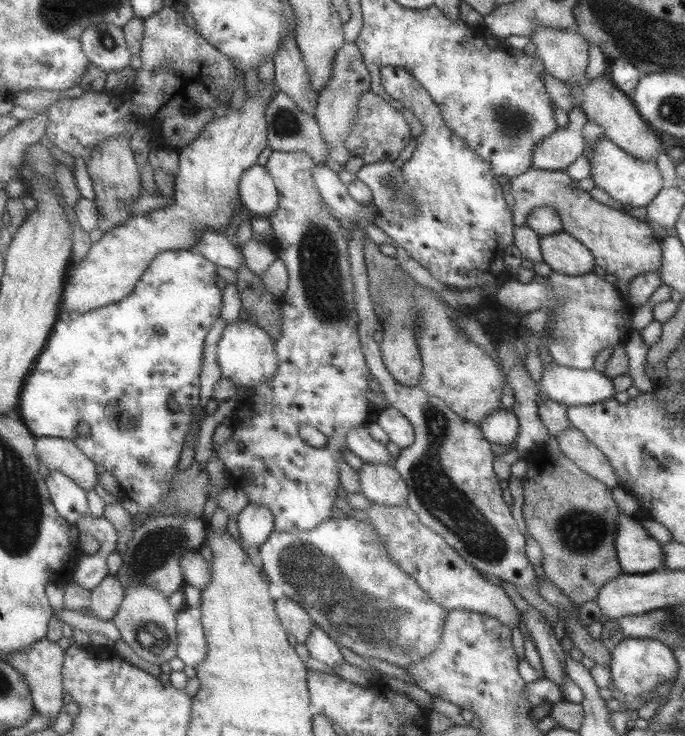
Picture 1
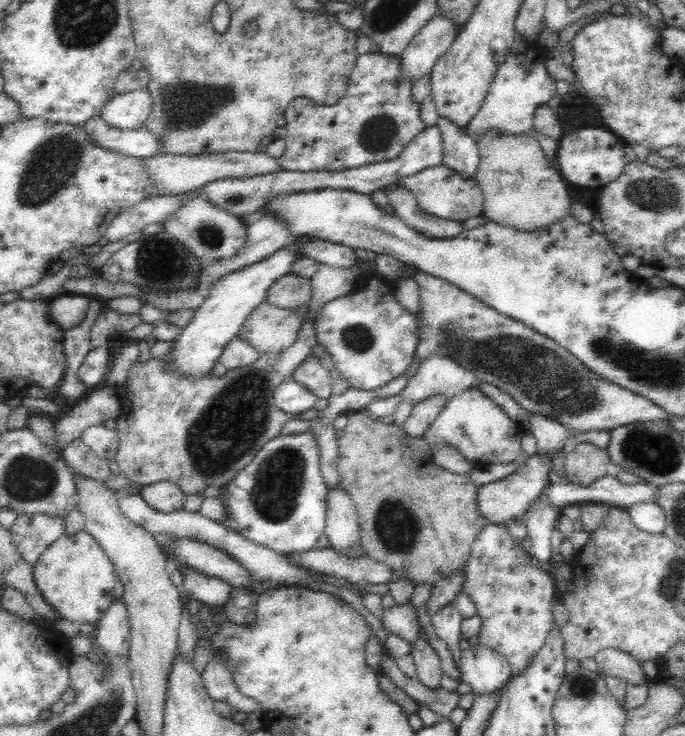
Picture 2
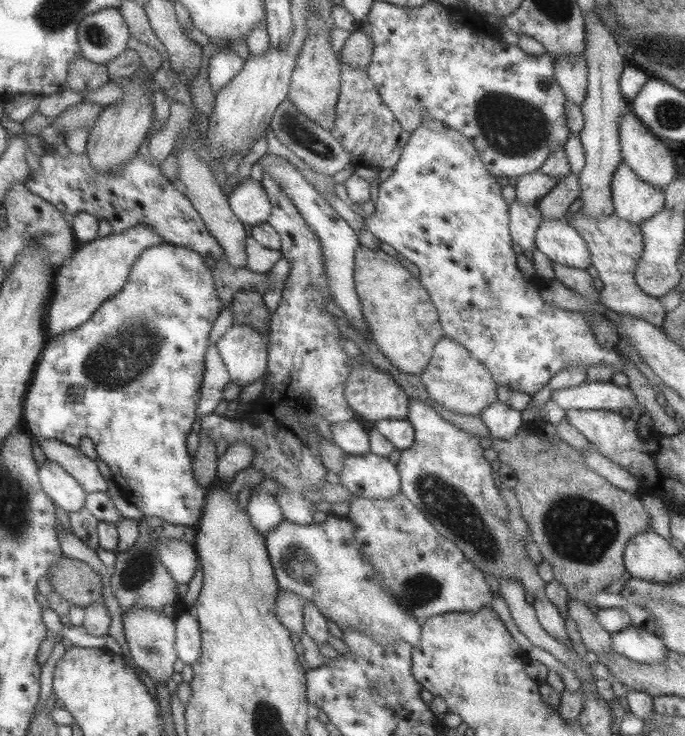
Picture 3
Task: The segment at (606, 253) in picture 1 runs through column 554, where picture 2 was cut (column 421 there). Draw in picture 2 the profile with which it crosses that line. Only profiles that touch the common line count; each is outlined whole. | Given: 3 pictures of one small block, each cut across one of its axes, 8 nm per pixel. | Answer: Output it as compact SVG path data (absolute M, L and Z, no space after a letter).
M443 163L400 178L392 185L400 185L410 190L416 197L418 206L426 214L432 214L434 217L462 223L467 218L483 214L484 196L477 185L477 180L462 176Z

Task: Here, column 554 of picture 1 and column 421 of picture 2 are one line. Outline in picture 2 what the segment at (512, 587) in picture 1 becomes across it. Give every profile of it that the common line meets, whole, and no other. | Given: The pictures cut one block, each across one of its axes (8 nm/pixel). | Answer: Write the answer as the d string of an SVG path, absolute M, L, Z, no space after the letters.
M425 632L419 633L410 653L413 656L418 680L428 688L438 688L443 676L442 669L440 669L440 658L428 644Z

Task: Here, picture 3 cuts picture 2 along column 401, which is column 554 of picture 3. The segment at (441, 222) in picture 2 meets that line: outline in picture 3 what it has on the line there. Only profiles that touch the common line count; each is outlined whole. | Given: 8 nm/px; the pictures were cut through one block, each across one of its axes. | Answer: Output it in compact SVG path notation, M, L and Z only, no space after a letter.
M571 172L566 178L559 179L556 186L536 204L543 219L563 218L568 208L573 207L582 192L578 176Z

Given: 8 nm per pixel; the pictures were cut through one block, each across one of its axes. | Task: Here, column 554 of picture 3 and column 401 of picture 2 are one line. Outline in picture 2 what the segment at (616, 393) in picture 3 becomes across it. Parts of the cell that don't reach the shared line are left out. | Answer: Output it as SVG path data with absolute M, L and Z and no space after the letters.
M432 356L426 361L421 362L418 370L416 370L416 374L408 379L406 386L396 396L380 400L372 400L370 404L364 406L363 411L376 419L385 416L393 416L396 406L398 406L400 402L410 402L410 404L415 405L424 398L444 395L443 401L444 403L447 403L449 399L463 391L463 389L458 388L457 386L462 384L462 378L464 378L465 371L466 370L462 369L462 366L458 365L454 359L448 356Z

